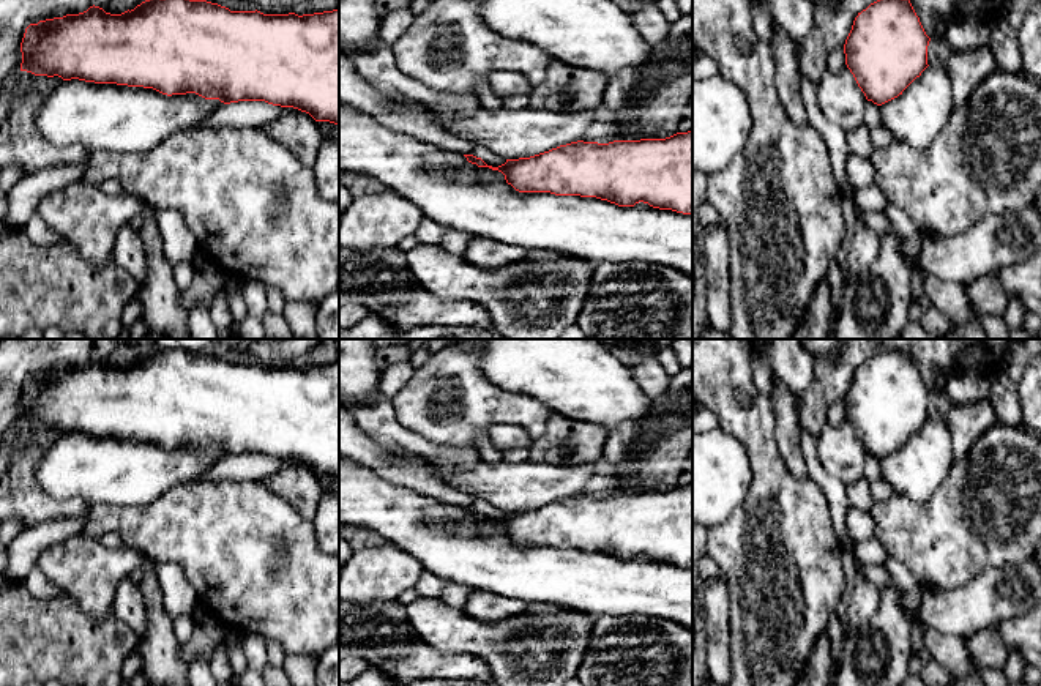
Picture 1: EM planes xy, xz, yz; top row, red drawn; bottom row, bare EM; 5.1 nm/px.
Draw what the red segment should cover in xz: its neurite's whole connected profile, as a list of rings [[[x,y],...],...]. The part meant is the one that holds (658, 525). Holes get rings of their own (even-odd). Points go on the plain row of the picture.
[[[692,483],[666,492],[577,494],[530,511],[506,513],[498,520],[464,509],[478,520],[502,525],[519,546],[596,550],[618,560],[644,555],[692,566]]]

